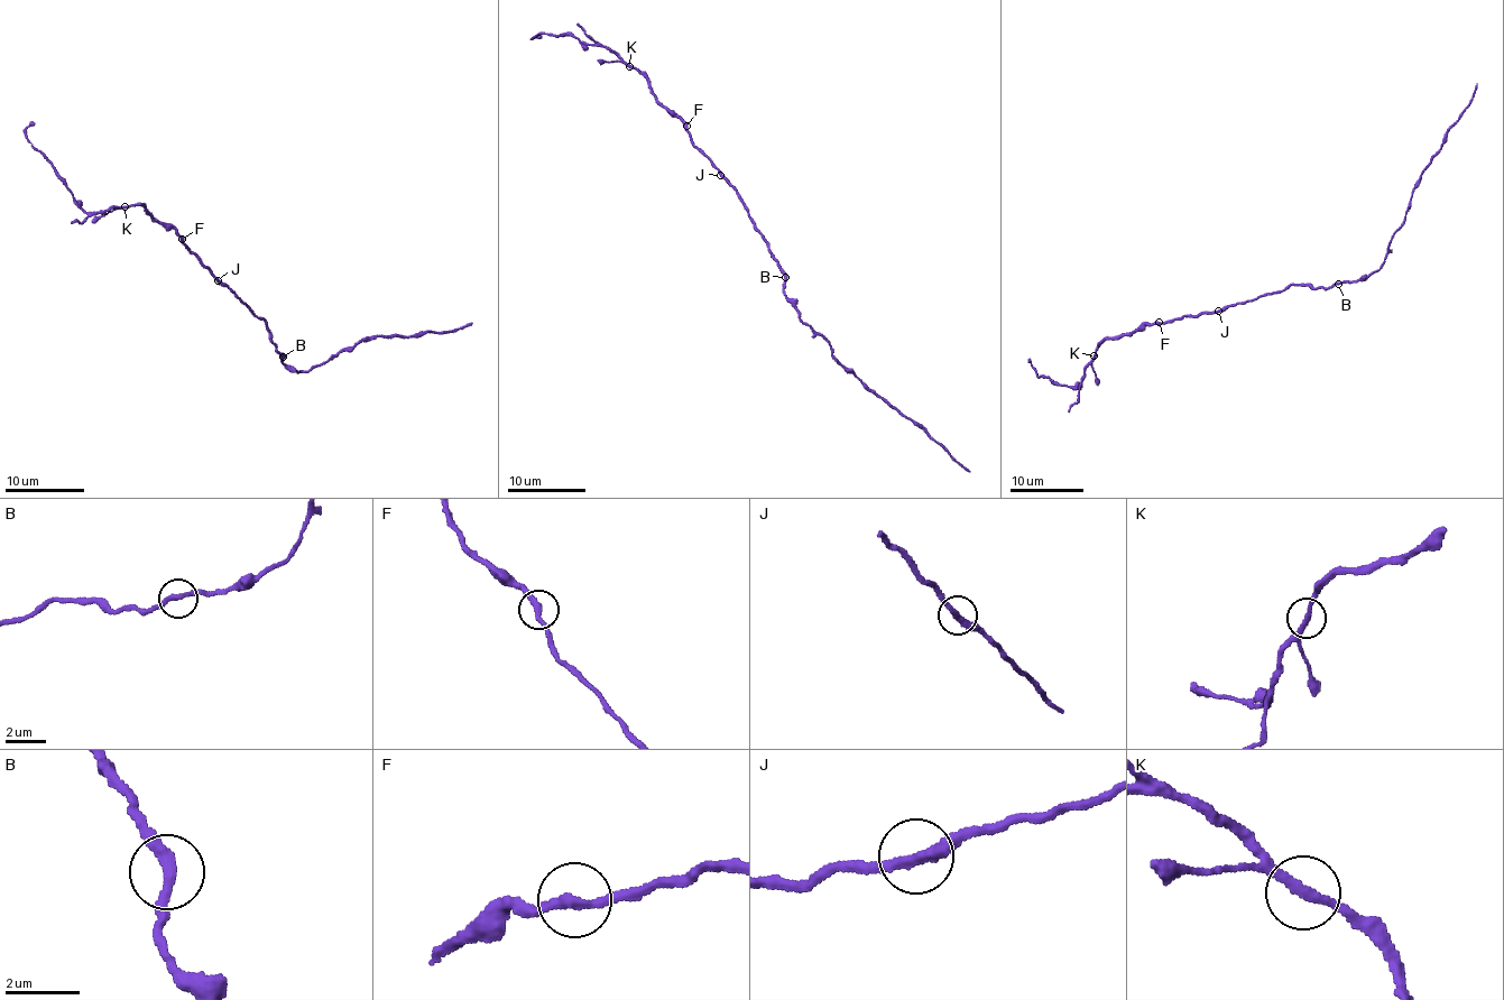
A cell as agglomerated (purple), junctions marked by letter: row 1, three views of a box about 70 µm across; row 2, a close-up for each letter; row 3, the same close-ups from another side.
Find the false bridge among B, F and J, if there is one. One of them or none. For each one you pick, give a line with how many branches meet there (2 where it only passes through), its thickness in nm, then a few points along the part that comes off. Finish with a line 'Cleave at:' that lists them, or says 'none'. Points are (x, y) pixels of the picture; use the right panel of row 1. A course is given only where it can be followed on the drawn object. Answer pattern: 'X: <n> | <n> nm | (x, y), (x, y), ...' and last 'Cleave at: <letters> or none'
F: 2 | 260 nm | (1159, 322), (1104, 342), (1078, 389), (1036, 374), (1027, 359)
Cleave at: F

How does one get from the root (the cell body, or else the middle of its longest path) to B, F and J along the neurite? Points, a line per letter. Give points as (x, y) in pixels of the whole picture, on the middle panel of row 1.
B: (748, 215), (767, 241), (767, 250), (785, 277)
F: (748, 215), (736, 188), (706, 153), (693, 145), (685, 127)
J: (748, 215), (736, 188), (720, 175)

